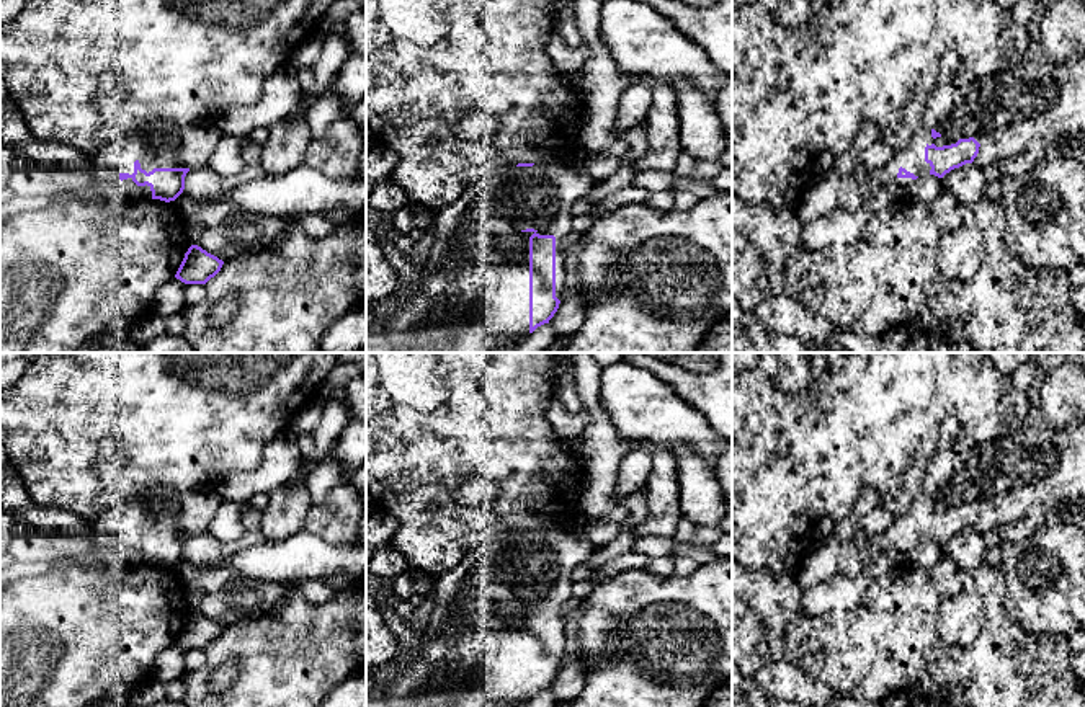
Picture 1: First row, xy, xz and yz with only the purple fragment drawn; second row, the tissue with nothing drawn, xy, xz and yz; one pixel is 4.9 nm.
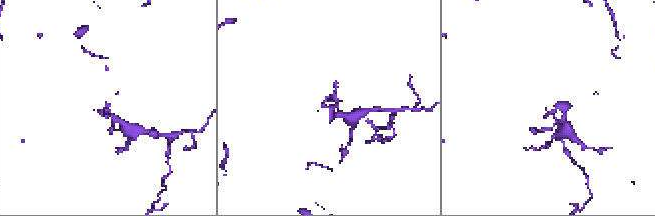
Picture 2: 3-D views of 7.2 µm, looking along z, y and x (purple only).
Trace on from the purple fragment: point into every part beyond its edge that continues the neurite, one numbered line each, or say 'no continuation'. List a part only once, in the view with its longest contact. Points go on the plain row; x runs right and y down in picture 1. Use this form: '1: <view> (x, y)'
1: xz (479, 619)

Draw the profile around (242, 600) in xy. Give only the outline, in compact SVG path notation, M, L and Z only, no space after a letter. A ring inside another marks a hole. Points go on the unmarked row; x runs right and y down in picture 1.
M239 578L225 588L206 594L194 611L222 627L243 624L273 616L286 596L296 589L294 585L289 581L252 581Z

